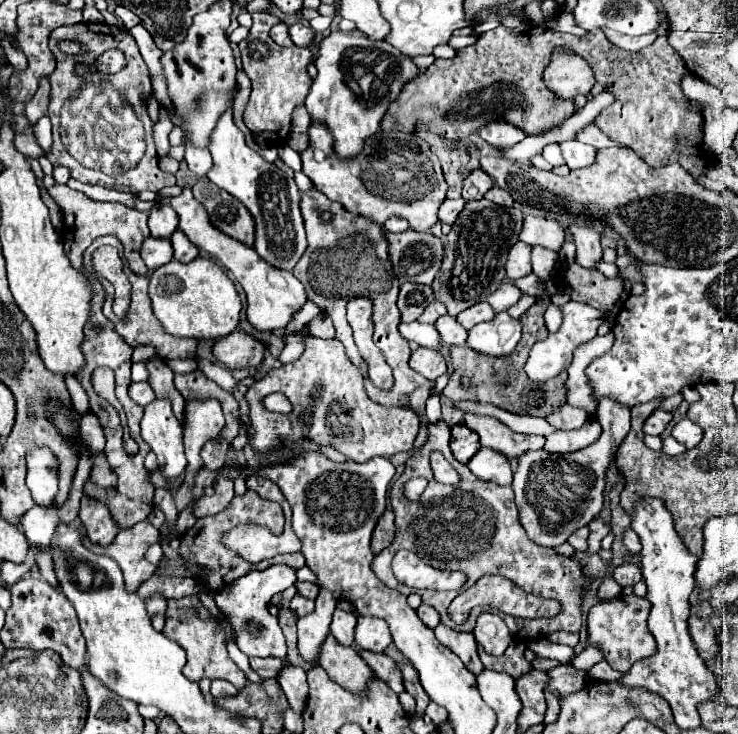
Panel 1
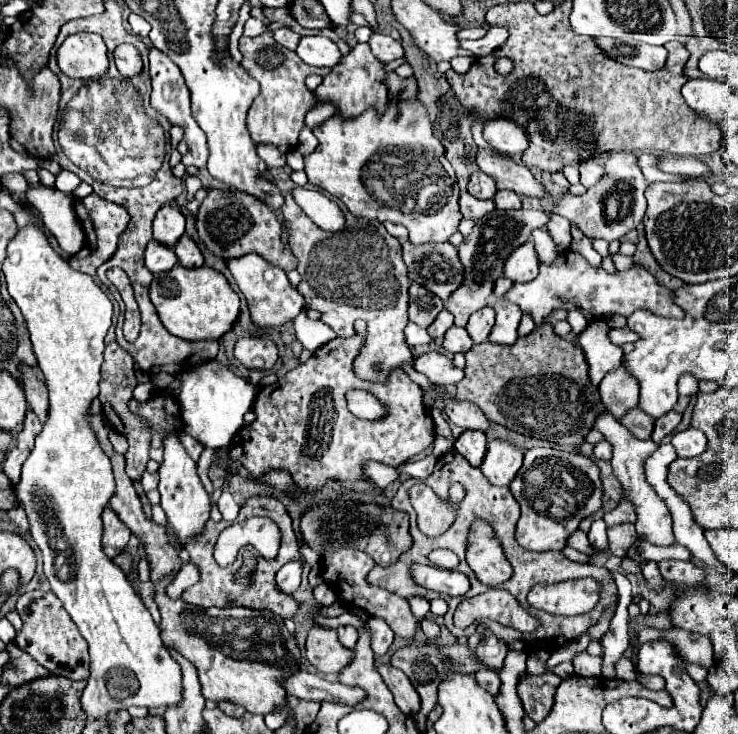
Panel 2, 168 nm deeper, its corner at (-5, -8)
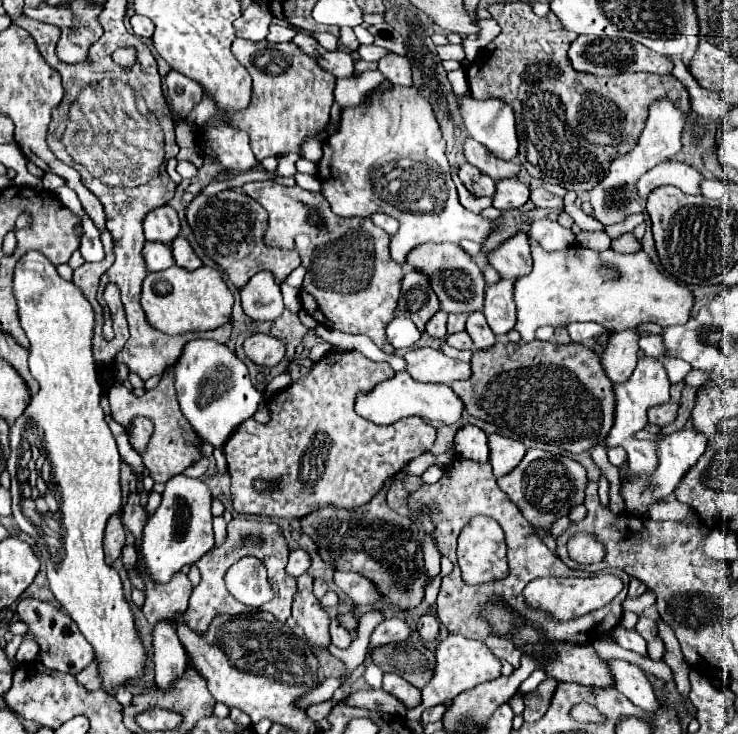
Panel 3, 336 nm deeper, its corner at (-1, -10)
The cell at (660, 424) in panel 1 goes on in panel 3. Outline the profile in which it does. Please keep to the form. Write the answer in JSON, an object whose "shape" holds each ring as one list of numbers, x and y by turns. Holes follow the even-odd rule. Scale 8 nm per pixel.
{"shape":[[672,401,658,405,658,407,652,407,648,411,648,423,658,425,658,427,666,427,676,419,676,411,678,411,678,405,672,403]]}

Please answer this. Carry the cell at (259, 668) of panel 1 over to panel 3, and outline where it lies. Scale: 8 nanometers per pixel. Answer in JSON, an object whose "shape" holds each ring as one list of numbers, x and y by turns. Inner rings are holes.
{"shape":[[360,689,354,691,346,697,346,701,342,701,344,705,350,707,366,707,366,709,378,709,378,711,386,711,386,713,394,713,394,715,406,715,406,707,392,697,390,693,382,691,382,689]]}

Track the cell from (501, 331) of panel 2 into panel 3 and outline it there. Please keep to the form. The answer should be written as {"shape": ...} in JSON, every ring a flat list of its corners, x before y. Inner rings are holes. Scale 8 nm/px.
{"shape":[[500,279,496,285,490,285,486,289,482,313,486,315,486,321,496,337,506,335,516,325,516,305,512,301,512,287,514,281]]}

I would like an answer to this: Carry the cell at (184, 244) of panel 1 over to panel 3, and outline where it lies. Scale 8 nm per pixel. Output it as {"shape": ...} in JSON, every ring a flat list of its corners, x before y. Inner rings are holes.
{"shape":[[178,235,178,239,174,239,172,251,174,251,174,261,176,261,178,267,194,271,194,269,198,269,202,265,202,261,196,257,196,253,190,247,190,243,182,235]]}

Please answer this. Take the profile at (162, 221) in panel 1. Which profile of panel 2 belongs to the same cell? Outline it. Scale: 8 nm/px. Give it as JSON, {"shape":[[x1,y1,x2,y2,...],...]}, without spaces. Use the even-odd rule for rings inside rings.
{"shape":[[164,205,156,217,154,217,154,239,168,245,168,247,174,247,176,241,182,237,184,233,184,215,176,209,176,207,170,207,170,205]]}

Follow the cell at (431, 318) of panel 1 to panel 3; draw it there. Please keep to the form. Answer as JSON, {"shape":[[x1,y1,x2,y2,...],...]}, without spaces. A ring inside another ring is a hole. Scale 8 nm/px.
{"shape":[[438,311,428,323,426,323,426,333,436,337,436,339,444,339,446,337,446,313]]}

